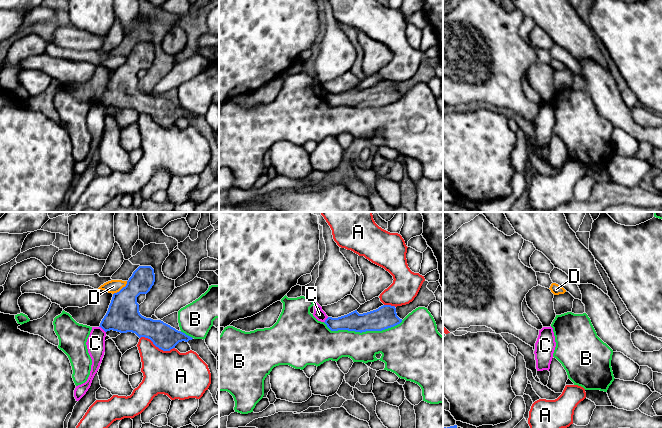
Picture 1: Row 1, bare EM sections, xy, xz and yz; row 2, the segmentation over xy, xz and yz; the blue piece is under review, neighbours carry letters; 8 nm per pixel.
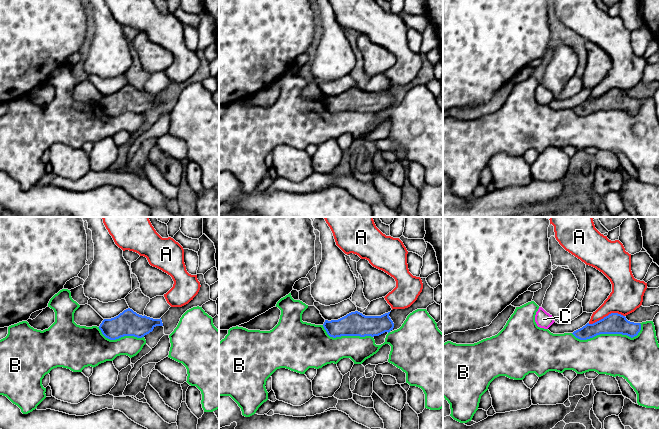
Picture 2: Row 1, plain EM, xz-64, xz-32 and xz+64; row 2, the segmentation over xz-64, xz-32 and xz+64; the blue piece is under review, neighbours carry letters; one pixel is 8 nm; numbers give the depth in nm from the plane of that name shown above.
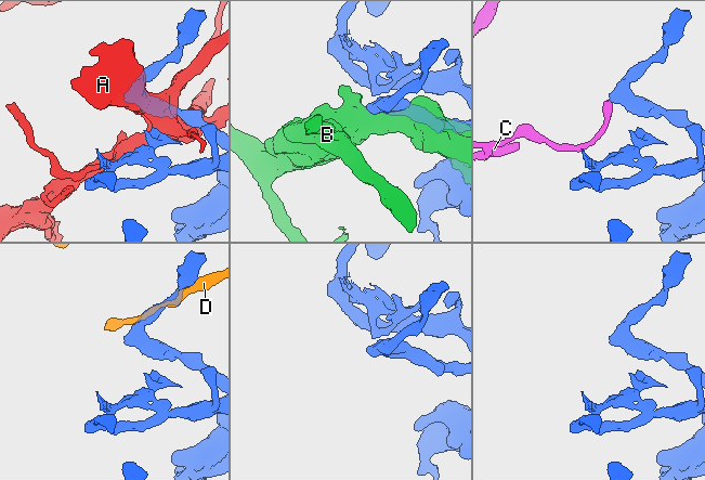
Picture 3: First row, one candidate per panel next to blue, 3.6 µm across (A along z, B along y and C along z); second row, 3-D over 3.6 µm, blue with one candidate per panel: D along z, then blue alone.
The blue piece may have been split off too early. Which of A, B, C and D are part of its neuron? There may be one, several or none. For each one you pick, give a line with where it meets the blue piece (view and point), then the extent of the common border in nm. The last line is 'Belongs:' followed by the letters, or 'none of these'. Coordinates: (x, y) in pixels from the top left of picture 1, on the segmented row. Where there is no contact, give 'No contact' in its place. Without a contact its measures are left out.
Belongs: none of these

